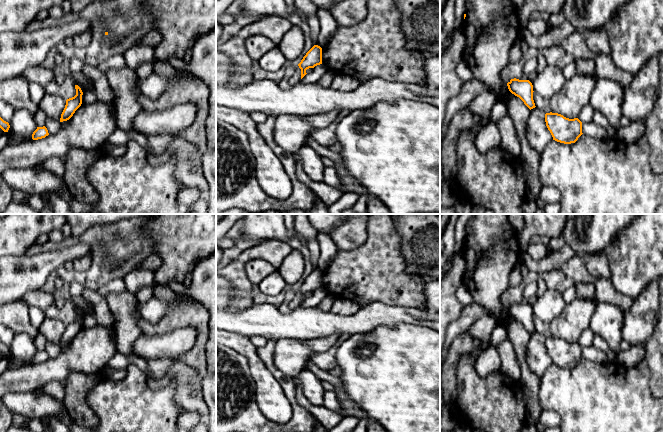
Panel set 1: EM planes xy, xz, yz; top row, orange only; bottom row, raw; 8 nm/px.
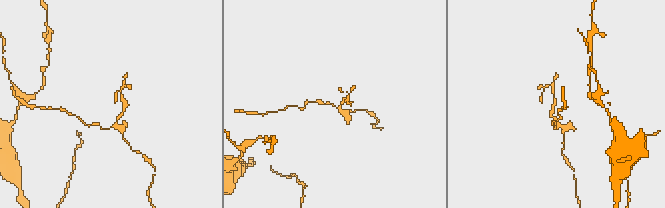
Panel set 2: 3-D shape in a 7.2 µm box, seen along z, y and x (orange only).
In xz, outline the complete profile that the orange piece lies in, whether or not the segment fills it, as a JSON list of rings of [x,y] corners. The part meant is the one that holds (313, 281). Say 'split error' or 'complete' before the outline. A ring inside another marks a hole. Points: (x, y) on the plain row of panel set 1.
complete | [[[314,269],[298,288],[301,293],[301,303],[307,298],[306,294],[322,288],[322,272]]]

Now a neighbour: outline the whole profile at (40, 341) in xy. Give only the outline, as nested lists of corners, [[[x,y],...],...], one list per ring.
[[[39,332],[37,336],[34,338],[34,345],[37,351],[45,350],[46,343],[47,343],[47,339],[42,333]]]

